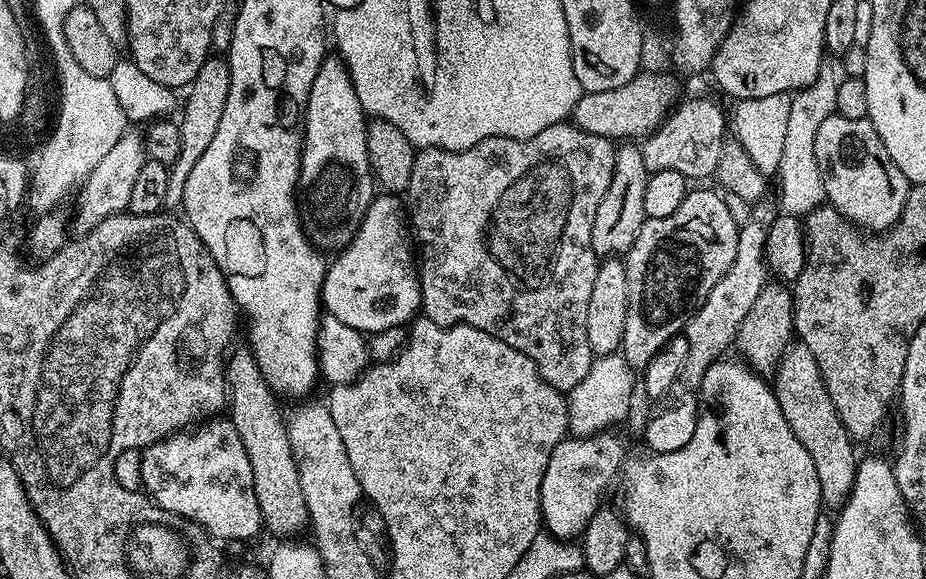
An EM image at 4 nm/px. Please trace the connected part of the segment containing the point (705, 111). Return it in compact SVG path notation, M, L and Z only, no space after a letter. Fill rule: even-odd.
M688 100L677 103L652 132L643 137L640 144L642 162L646 162L649 174L658 170L678 170L678 174L695 178L704 168L704 160L715 162L722 158L722 150L729 135L730 122L724 112L712 100Z

